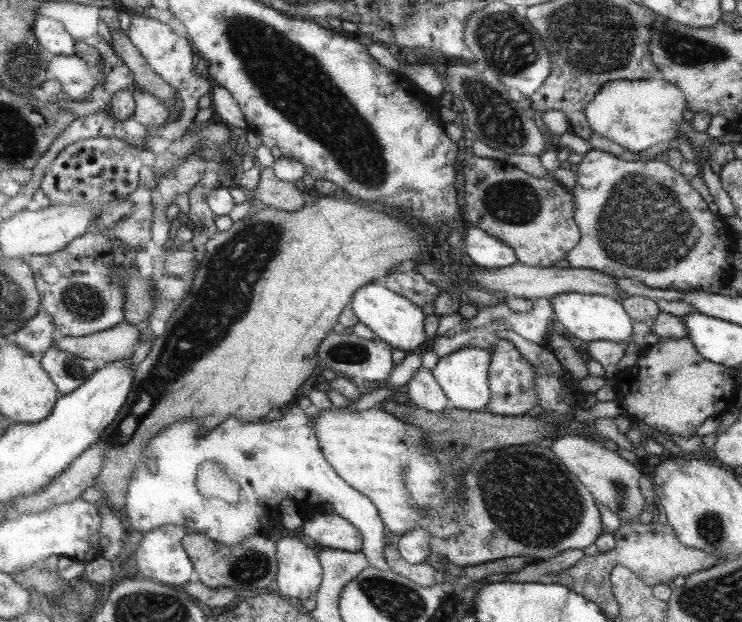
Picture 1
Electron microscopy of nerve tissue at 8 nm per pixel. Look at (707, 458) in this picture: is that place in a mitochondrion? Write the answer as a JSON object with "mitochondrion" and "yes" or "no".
{"mitochondrion":"no"}

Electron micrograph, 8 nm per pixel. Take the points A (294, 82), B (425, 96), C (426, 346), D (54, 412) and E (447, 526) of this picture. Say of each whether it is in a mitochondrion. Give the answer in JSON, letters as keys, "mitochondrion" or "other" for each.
{"A":"mitochondrion","B":"other","C":"other","D":"other","E":"other"}

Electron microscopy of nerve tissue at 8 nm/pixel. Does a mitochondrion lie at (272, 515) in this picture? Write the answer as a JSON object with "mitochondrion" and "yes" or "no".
{"mitochondrion":"no"}

